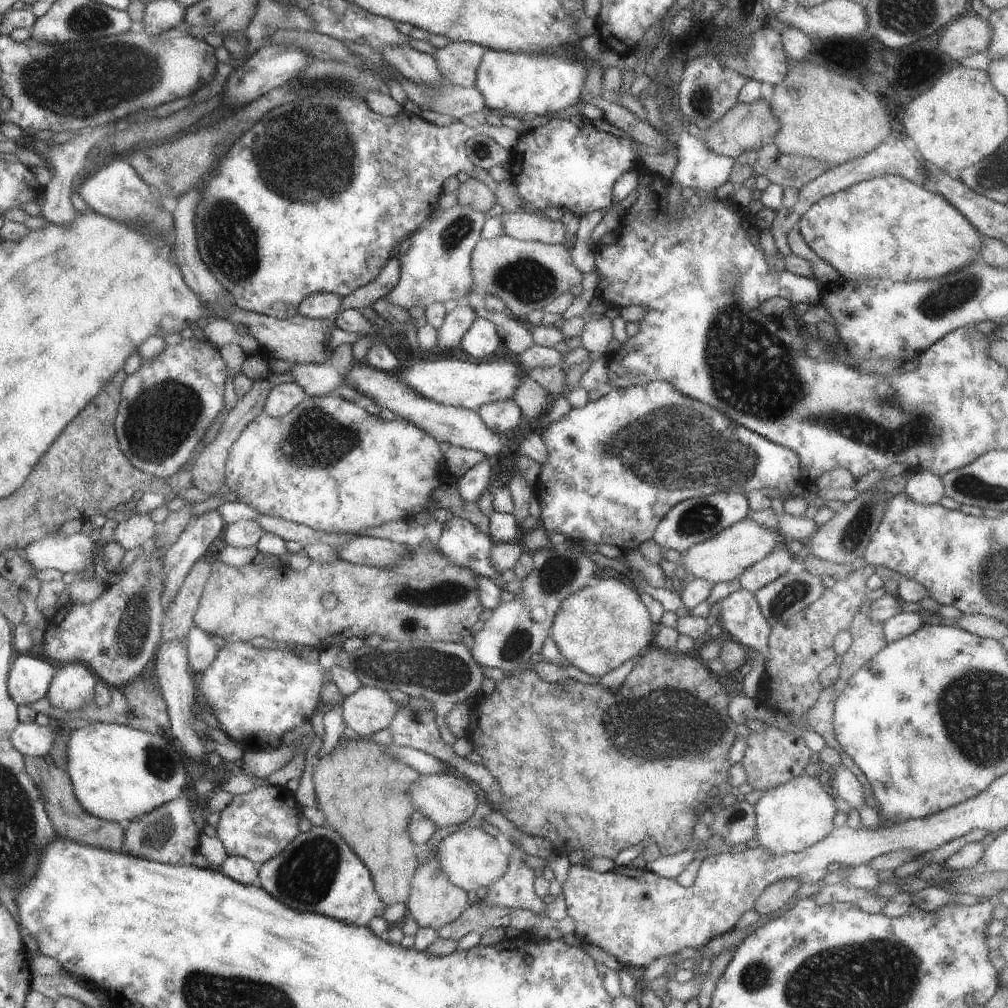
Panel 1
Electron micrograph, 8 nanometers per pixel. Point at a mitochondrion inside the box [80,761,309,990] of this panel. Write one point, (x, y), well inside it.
(157, 833)

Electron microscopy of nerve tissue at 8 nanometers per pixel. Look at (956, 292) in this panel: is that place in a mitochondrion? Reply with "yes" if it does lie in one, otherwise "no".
yes

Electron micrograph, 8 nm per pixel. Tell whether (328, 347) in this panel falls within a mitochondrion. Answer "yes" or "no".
no

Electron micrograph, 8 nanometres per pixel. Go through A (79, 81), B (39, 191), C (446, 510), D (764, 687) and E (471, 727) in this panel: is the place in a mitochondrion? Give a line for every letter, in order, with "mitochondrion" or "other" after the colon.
A: mitochondrion
B: other
C: other
D: other
E: other

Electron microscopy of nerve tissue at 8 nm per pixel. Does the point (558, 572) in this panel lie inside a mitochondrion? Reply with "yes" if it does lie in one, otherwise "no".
yes

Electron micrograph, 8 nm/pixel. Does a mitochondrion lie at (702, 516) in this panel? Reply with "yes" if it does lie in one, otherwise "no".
yes

